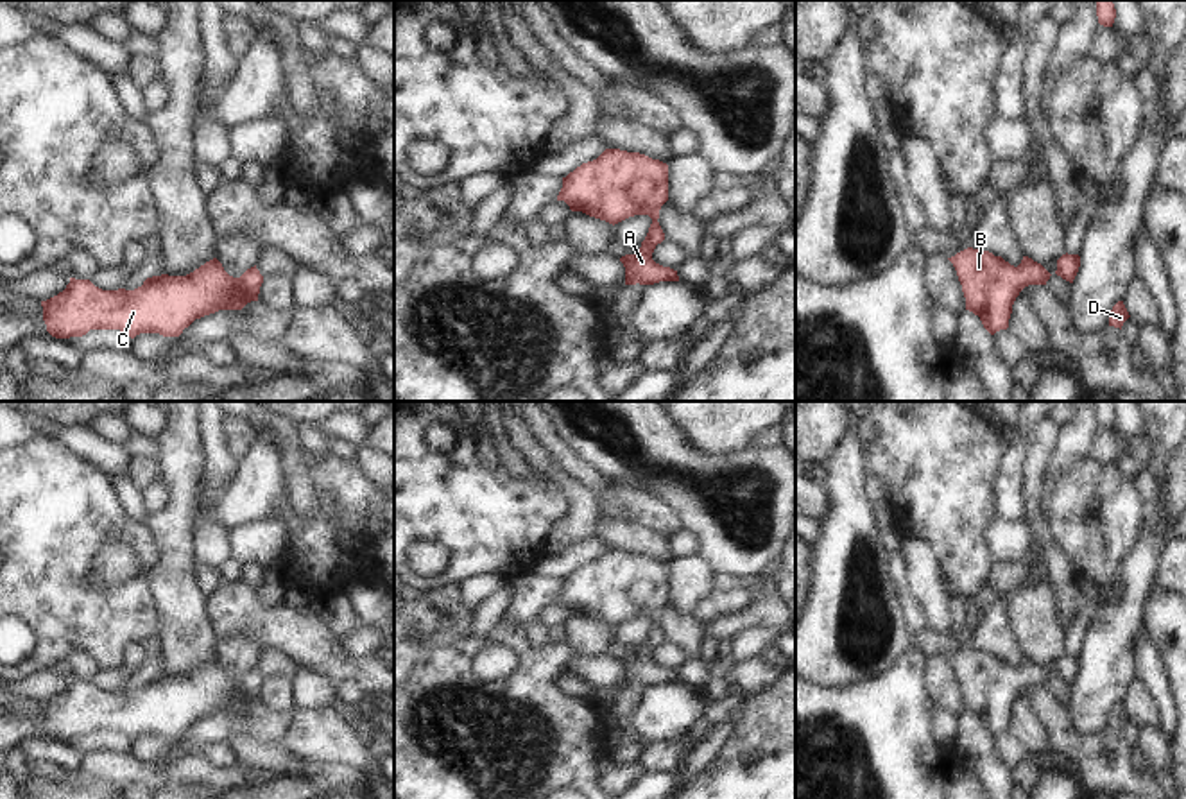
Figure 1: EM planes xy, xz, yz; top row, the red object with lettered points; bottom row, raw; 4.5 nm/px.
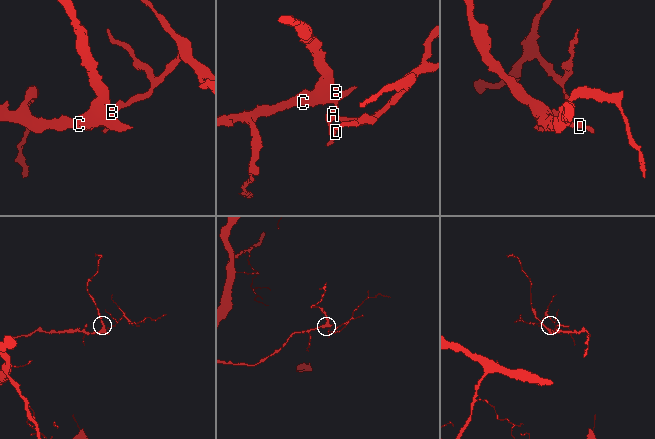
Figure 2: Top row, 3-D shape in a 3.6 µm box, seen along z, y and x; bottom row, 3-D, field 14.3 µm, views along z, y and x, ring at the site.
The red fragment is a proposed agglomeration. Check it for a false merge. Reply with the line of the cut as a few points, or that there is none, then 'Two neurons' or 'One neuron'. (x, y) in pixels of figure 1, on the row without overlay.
No split. One neuron.

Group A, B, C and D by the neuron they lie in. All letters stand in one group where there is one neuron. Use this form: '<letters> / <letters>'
A B C D

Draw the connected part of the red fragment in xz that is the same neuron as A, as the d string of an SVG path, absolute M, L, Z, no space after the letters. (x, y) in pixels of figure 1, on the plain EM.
M606 550L597 561L582 564L566 579L557 602L564 602L572 613L582 613L589 618L618 625L634 616L649 616L652 625L636 656L625 656L620 663L625 668L625 686L654 686L659 683L679 683L677 672L663 668L652 661L657 645L665 634L657 623L661 607L668 602L668 566L640 554Z

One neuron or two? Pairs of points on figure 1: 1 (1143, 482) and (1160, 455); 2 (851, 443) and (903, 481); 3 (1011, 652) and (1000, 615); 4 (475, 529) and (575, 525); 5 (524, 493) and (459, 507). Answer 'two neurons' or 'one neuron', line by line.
1: two neurons
2: two neurons
3: one neuron
4: two neurons
5: one neuron

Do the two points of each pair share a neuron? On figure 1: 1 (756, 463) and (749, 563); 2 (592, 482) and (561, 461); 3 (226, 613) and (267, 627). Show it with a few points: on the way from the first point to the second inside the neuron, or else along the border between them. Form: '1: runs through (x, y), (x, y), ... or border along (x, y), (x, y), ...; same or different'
1: runs through (760, 488), (771, 507), (764, 515), (760, 538); same
2: runs through (584, 475), (568, 463); same
3: runs through (237, 613), (246, 613), (257, 620); same

